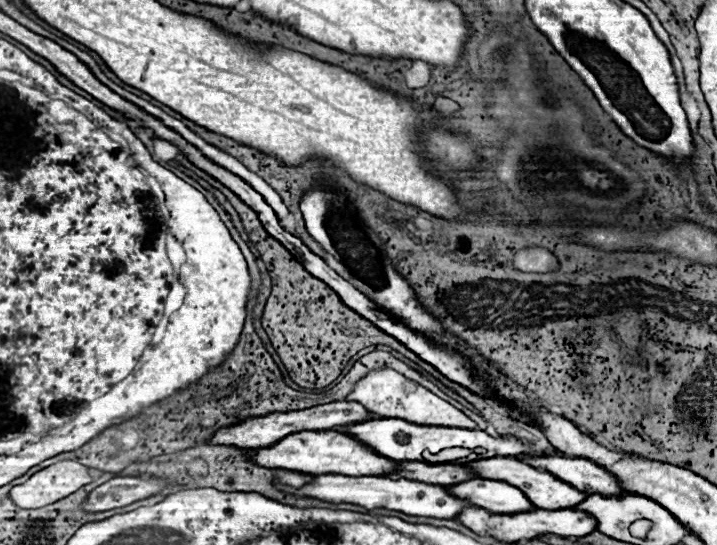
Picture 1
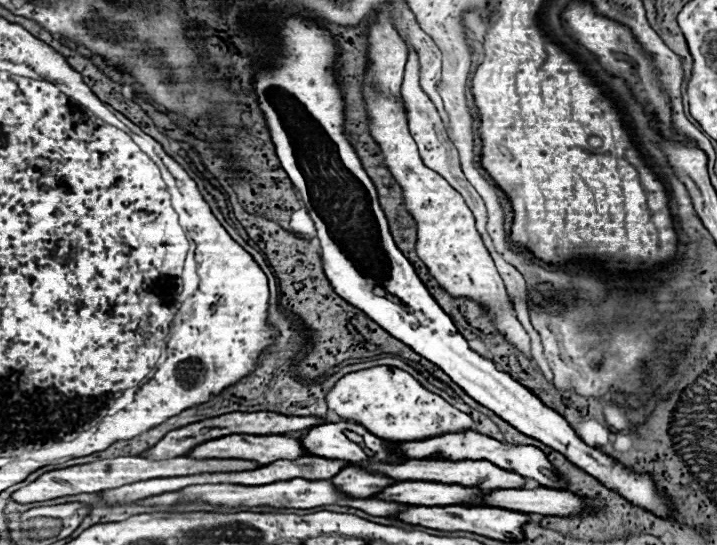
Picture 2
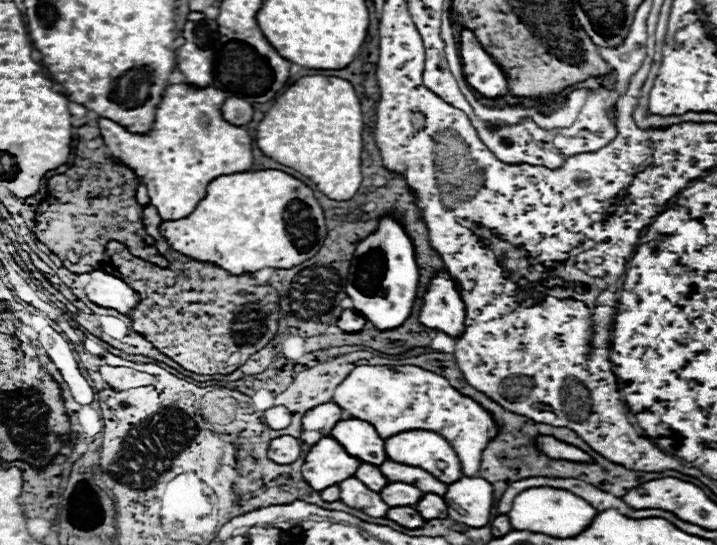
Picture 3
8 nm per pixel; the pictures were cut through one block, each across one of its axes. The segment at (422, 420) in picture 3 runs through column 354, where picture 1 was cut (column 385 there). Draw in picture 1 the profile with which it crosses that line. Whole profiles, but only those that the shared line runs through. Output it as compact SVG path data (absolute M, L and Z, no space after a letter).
M378 368L378 370L368 372L366 376L362 376L356 382L354 390L346 396L346 400L362 404L366 410L370 410L372 414L376 414L380 418L402 418L406 422L426 424L426 426L476 428L476 424L466 414L462 414L458 408L454 408L446 400L438 398L436 394L426 390L424 386L408 380L406 376L402 376L400 372L396 372L392 368Z

